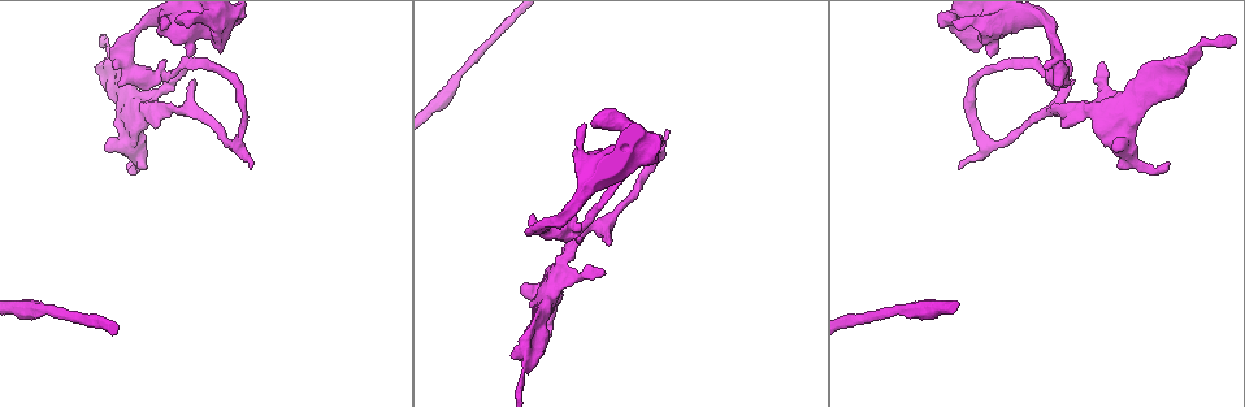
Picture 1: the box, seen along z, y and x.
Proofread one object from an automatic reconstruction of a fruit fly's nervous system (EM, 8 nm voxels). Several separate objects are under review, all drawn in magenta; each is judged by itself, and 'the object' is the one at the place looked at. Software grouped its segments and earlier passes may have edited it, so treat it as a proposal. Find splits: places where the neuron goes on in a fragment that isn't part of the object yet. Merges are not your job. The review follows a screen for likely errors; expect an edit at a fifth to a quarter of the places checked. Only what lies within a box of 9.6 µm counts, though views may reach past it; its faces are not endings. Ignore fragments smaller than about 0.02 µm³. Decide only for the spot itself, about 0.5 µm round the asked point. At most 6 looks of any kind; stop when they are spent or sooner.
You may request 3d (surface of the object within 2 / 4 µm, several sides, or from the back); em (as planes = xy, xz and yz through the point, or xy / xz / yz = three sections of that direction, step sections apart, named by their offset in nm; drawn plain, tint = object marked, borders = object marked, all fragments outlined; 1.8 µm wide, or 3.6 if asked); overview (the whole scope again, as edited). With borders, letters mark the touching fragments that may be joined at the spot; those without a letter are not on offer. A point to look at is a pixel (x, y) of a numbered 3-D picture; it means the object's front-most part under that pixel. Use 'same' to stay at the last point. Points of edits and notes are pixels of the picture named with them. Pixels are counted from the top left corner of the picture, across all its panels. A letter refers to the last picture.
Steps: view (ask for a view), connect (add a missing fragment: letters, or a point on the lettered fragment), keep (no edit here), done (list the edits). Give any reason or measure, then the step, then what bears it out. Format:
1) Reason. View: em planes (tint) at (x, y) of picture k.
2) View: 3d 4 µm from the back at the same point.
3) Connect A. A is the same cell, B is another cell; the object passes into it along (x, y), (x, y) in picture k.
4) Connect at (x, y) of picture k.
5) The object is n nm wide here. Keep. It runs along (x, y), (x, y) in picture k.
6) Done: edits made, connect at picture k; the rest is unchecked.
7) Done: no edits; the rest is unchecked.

Free end. View: em planes (tint) at (130, 161) of picture 1.

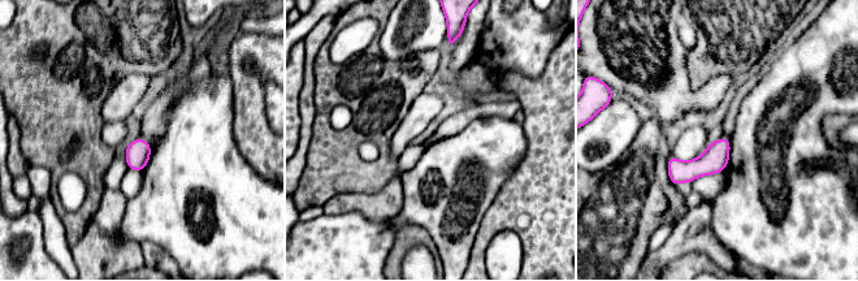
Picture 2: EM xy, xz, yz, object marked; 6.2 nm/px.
View: em planes (borders) at the same point.

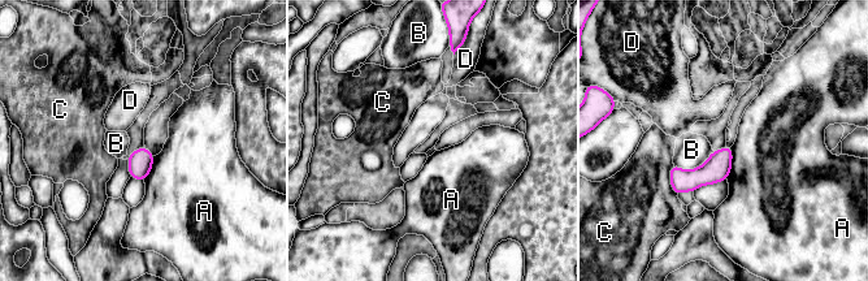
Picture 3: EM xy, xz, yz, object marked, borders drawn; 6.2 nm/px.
The longest contact is with B, 260 nm. Keep. A, B, C and D are other cells; a border runs along (714, 151), (691, 169), (673, 164) in picture 3; none of them fits.

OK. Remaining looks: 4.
An open end. View: em planes (borders) at (567, 244) of picture 1.

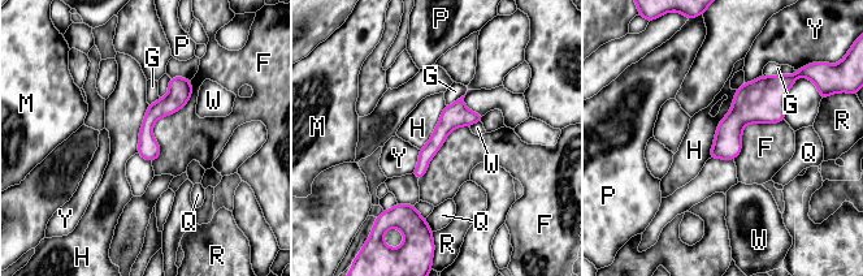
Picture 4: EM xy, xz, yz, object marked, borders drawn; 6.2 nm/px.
Keep. F, G, H, M, P, Q, R, W and Y are other cells; a border runs along (737, 90), (708, 158) in picture 4; no lettered fragment goes on from it.

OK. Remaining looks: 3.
Free end. View: 3d 2 µm at (251, 164) of picture 1.

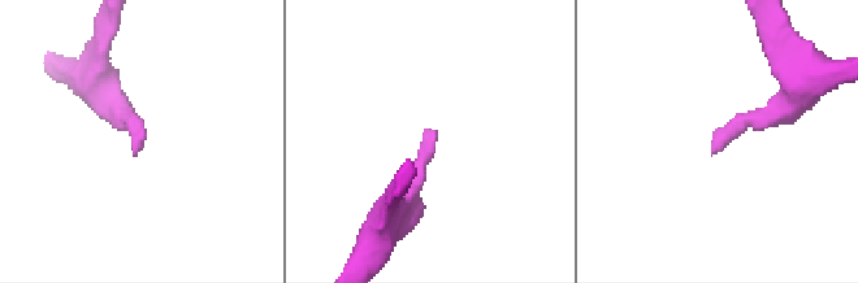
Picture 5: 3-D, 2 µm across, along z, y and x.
Now the EM. View: em planes (borders) at (139, 149) of picture 5.

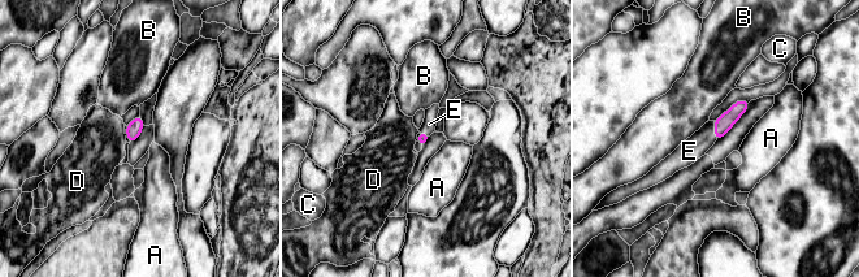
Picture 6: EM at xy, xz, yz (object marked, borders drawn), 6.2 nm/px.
Connect E. E is the same cell, A, B, C and D are other cells; the object passes into it along (725, 121), (715, 130), (689, 151) in picture 6; the neuron continues.

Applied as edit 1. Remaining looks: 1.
Done: edits made, connect at picture 6; the rest is unchecked.

